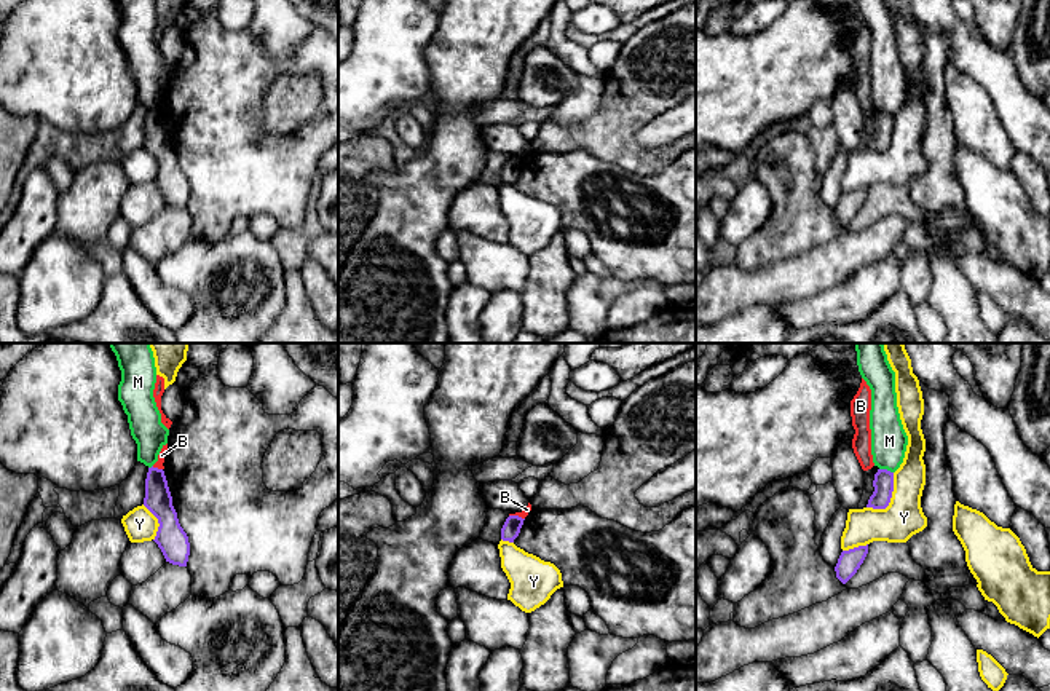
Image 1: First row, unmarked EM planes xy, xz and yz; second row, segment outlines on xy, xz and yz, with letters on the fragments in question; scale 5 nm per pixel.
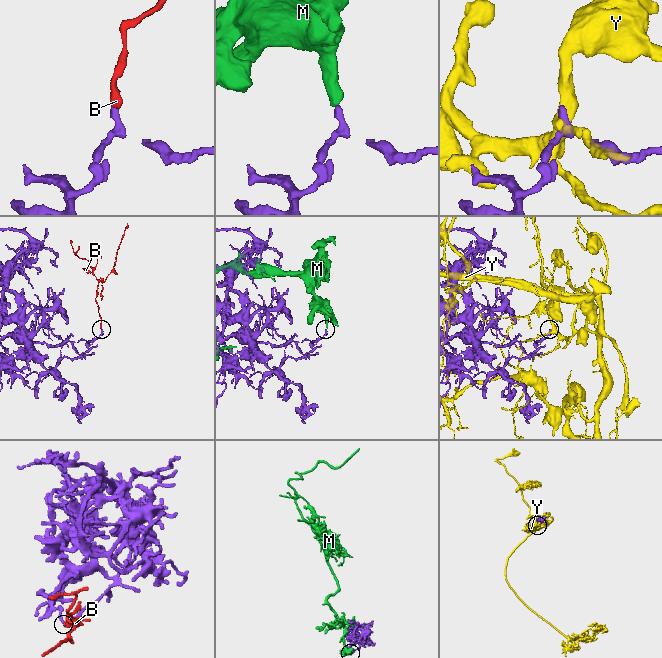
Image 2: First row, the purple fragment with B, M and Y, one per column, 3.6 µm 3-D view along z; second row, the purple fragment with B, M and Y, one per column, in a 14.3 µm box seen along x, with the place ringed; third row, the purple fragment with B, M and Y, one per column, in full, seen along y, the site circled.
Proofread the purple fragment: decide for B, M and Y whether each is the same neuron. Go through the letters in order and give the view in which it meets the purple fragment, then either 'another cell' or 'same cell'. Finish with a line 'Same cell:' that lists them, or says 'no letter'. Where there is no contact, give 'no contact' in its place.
B: xy | another cell
M: yz | another cell
Y: yz | another cell
Same cell: no letter

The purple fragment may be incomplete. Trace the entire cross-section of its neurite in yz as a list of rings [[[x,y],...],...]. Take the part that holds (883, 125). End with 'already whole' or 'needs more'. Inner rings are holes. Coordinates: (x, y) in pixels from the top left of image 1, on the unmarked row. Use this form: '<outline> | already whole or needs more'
[[[878,112],[874,116],[873,129],[874,134],[870,139],[866,150],[886,152],[894,134],[894,115],[887,112]]] | already whole

